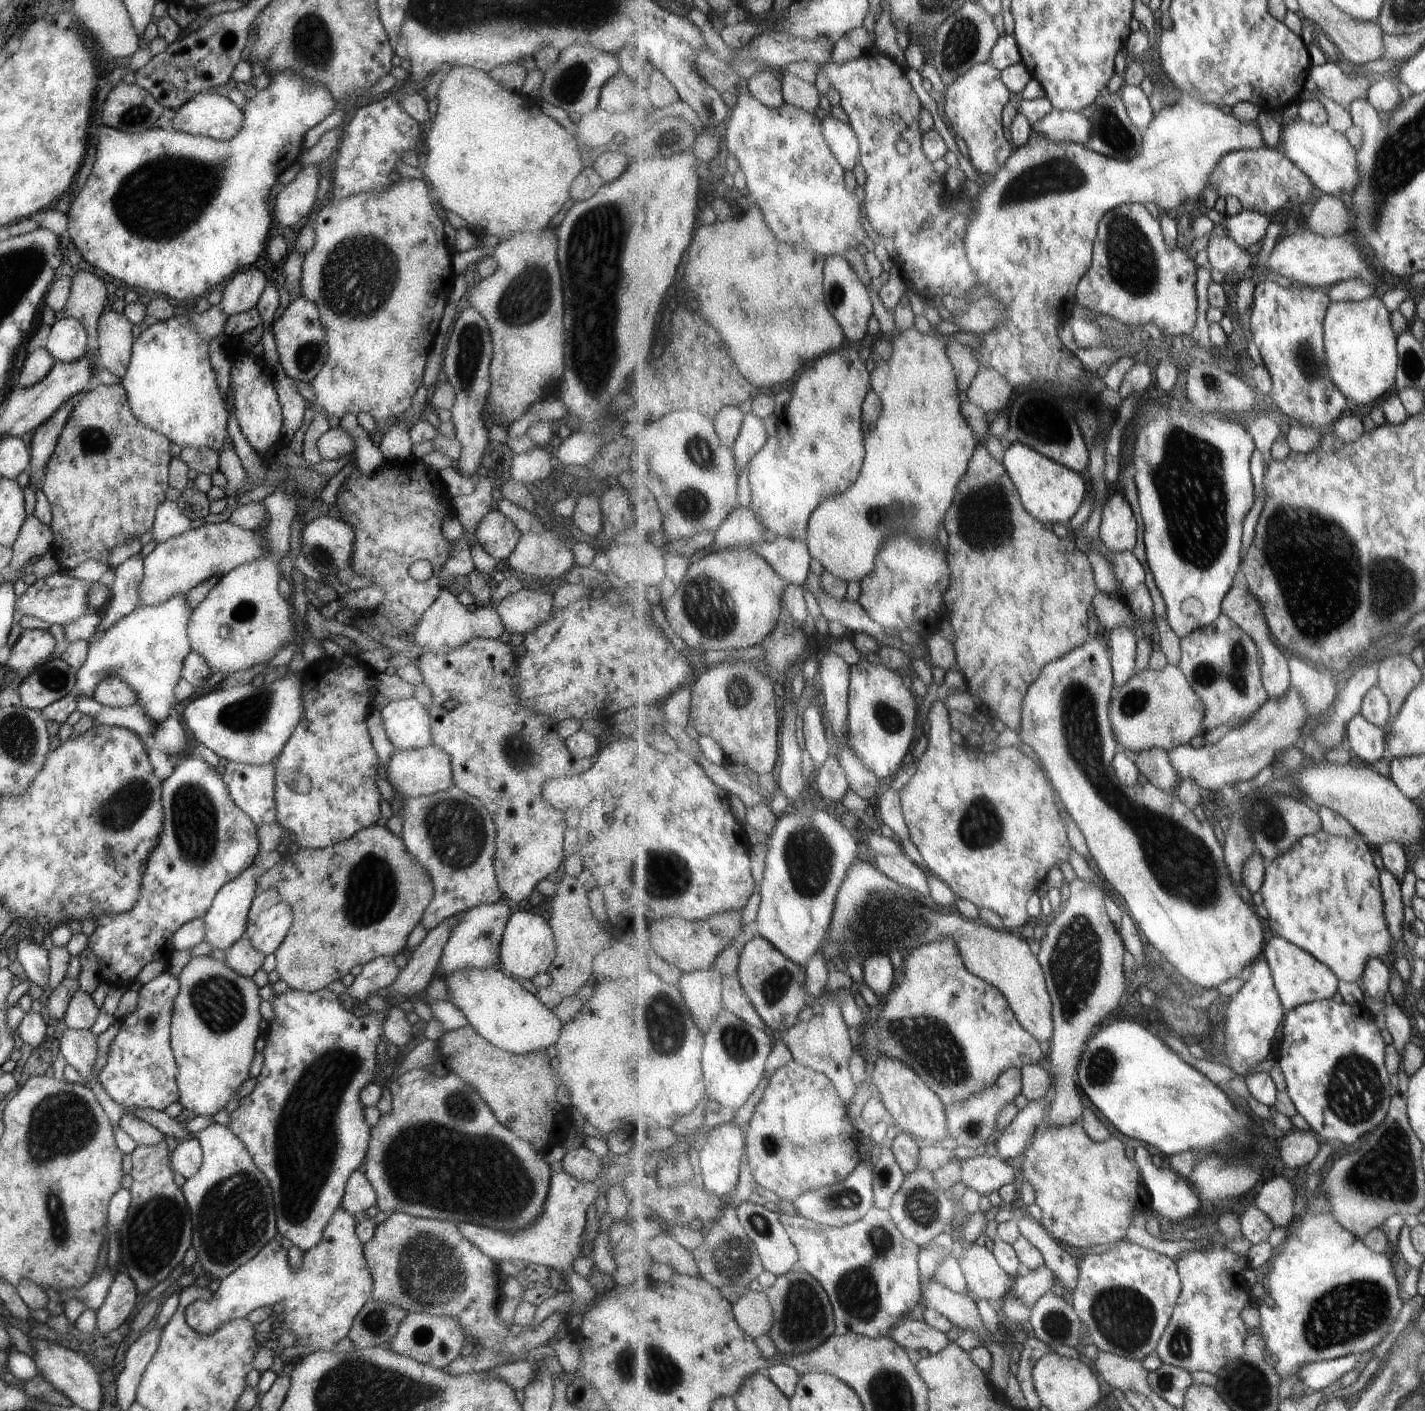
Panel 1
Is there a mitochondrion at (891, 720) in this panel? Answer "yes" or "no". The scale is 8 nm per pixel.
yes

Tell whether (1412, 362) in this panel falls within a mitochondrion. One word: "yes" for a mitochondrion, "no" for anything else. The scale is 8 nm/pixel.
yes

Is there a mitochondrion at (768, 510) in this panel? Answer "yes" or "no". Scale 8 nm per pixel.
no

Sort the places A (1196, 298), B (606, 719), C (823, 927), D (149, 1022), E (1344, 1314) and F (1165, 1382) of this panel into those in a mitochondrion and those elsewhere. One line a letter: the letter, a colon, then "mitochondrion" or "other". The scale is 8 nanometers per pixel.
A: other
B: other
C: other
D: mitochondrion
E: mitochondrion
F: mitochondrion

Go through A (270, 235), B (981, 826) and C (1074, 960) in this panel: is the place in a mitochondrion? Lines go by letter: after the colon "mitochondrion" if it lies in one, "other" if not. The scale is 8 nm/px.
A: other
B: mitochondrion
C: mitochondrion

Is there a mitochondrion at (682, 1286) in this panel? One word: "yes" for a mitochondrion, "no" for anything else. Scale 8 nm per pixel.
no

